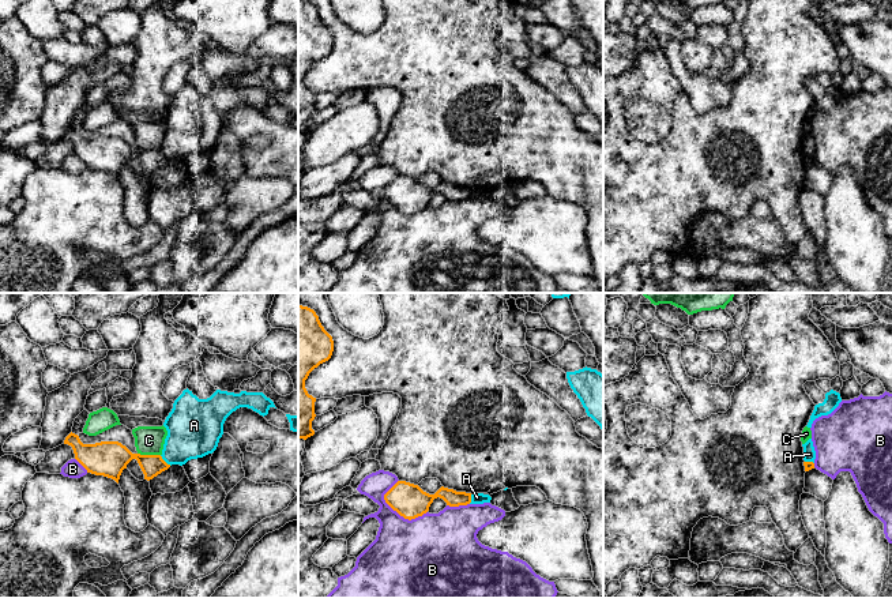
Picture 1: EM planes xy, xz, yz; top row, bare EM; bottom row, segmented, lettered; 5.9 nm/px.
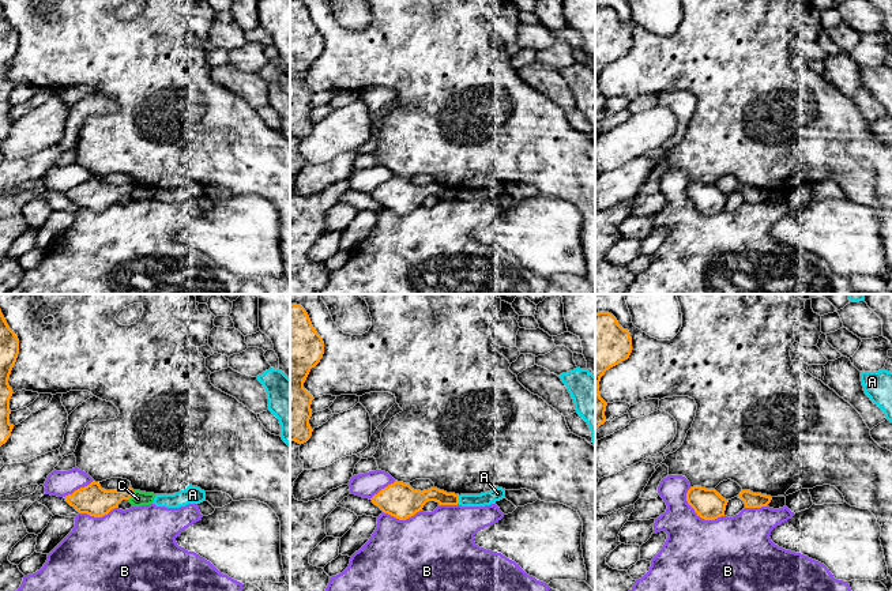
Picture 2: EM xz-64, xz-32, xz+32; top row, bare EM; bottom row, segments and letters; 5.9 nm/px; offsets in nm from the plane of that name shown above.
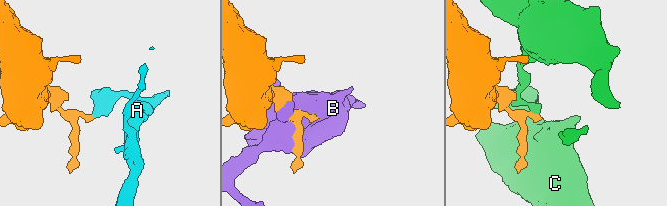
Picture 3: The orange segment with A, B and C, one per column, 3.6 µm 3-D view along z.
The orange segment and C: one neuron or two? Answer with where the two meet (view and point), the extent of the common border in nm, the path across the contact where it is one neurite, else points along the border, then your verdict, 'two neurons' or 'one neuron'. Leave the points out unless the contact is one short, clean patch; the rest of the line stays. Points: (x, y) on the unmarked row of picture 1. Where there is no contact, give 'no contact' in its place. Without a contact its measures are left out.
contact xy (149, 150); length 140 nm; border xy (138, 147), (160, 150); two neurons

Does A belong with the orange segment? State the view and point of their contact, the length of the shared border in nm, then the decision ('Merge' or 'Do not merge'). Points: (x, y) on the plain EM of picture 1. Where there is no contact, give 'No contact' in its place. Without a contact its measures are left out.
Touches orange at xy (164, 155). Shared border 90 nm. Do not merge

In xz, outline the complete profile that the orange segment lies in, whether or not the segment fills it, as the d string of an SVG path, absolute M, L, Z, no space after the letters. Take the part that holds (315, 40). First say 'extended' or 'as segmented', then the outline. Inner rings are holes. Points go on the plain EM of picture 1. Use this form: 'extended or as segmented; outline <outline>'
as segmented; outline M298 0L298 133L315 129L316 93L308 89L305 75L320 59L328 56L334 46L332 31L321 20L316 7Z

